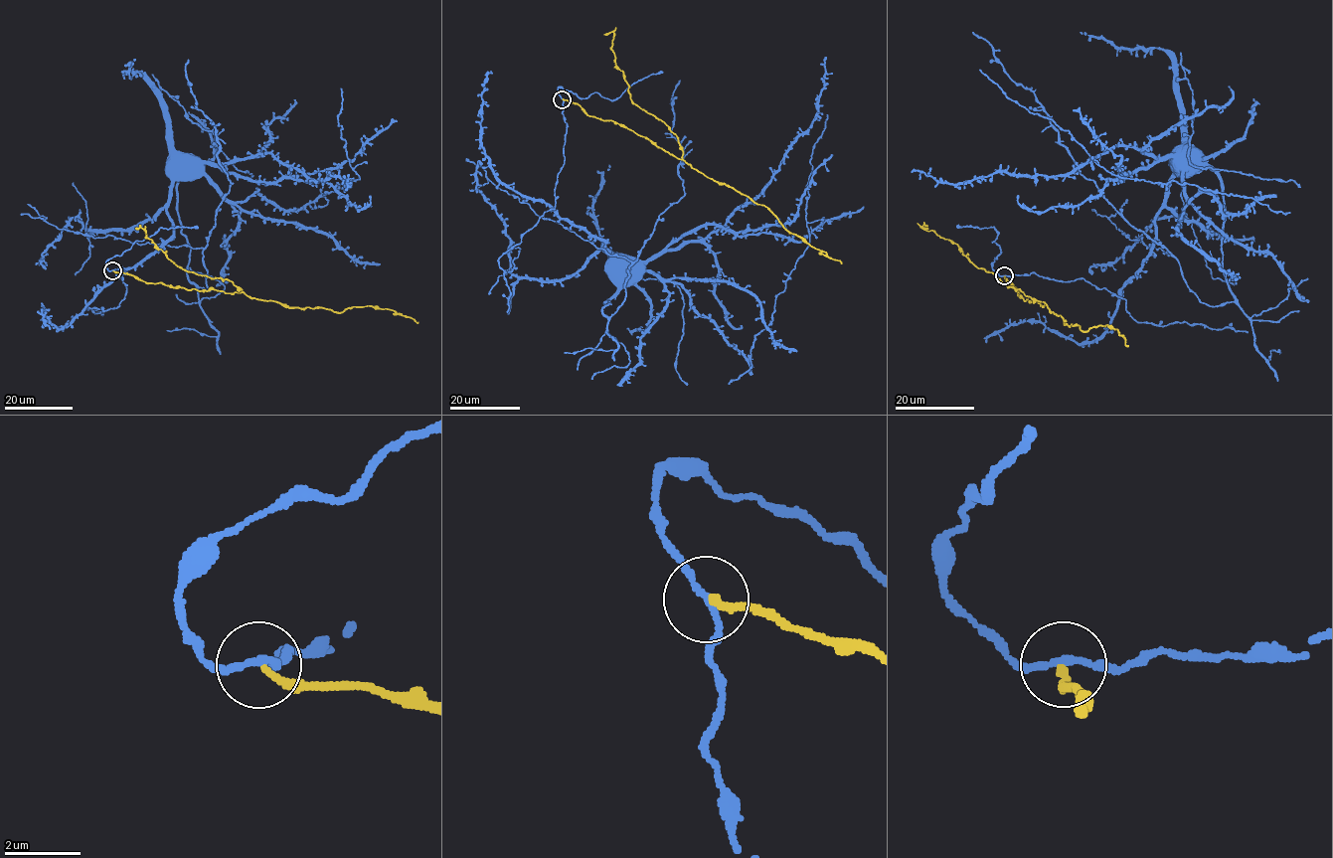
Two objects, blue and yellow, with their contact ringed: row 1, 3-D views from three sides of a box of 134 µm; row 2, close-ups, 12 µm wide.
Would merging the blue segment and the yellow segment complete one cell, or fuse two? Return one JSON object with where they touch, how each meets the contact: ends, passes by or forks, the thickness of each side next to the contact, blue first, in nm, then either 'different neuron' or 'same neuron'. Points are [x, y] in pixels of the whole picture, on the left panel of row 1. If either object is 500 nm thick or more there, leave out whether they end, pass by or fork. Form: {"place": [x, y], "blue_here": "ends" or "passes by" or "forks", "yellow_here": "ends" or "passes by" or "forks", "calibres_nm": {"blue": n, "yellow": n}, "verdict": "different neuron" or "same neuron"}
{"place": [112, 270], "blue_here": "passes by", "yellow_here": "ends", "calibres_nm": {"blue": 160, "yellow": 190}, "verdict": "different neuron"}

